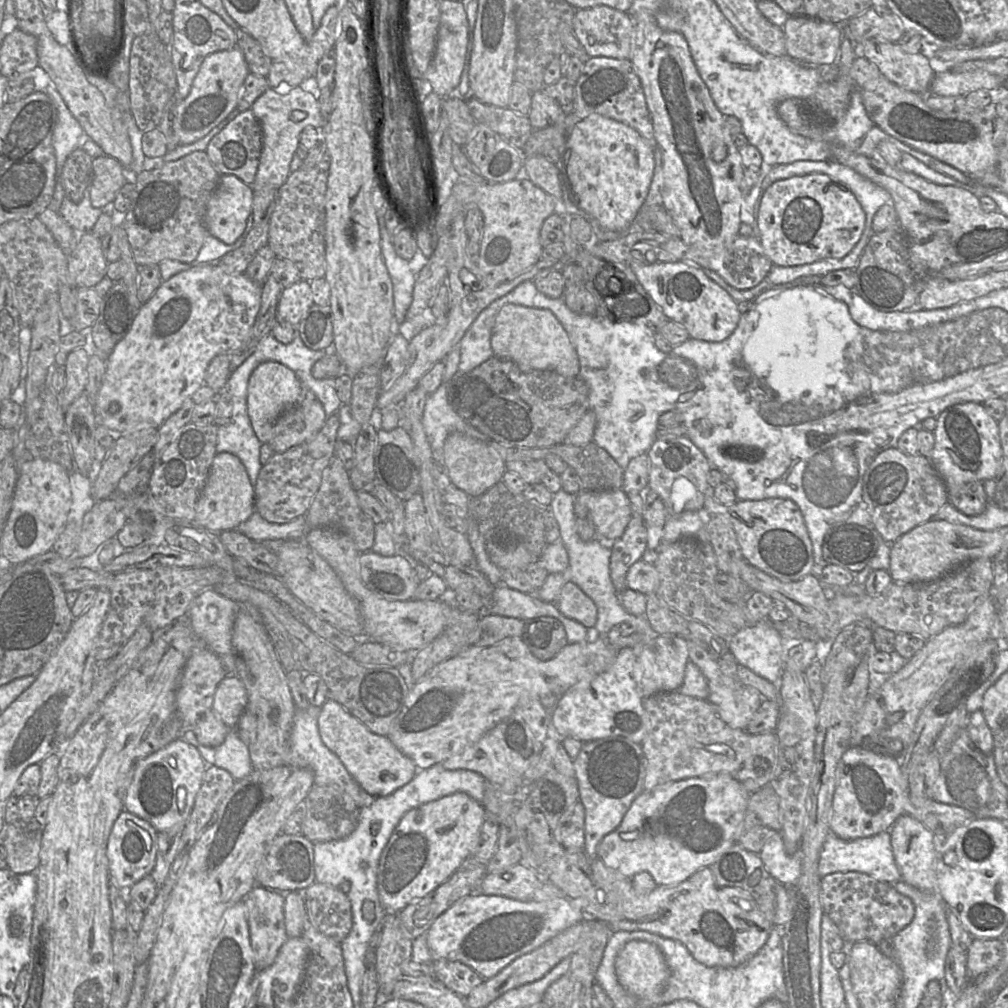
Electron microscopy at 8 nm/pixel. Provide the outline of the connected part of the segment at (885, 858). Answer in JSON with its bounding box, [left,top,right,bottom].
[818,831,901,883]

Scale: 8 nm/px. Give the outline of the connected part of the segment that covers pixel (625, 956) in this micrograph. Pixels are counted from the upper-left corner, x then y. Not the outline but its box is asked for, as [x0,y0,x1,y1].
[615,940,668,999]

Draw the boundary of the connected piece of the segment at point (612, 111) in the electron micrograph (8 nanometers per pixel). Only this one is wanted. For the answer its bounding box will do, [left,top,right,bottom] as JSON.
[568,58,658,148]

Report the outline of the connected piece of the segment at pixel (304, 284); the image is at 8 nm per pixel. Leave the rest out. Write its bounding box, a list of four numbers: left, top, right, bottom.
[277,279,313,326]

